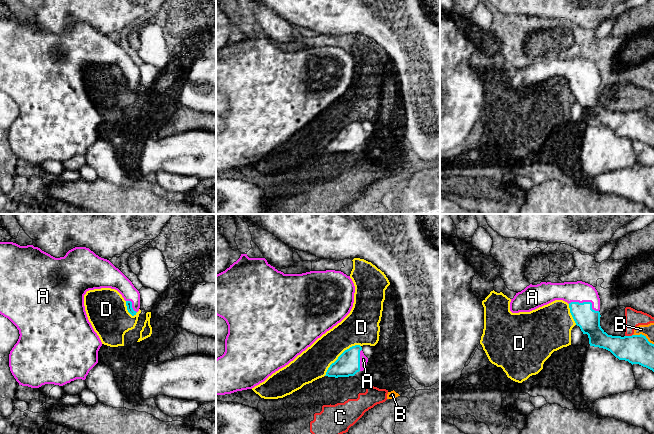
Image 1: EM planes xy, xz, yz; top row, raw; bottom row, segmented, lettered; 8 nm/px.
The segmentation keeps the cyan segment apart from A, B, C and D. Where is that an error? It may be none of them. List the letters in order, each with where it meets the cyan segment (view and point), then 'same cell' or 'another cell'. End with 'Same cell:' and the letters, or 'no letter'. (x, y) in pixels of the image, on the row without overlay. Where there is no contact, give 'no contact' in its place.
A: yz (585, 78) | same cell
B: yz (643, 111) | another cell
C: yz (628, 112) | another cell
D: xz (340, 131) | another cell
Same cell: A

